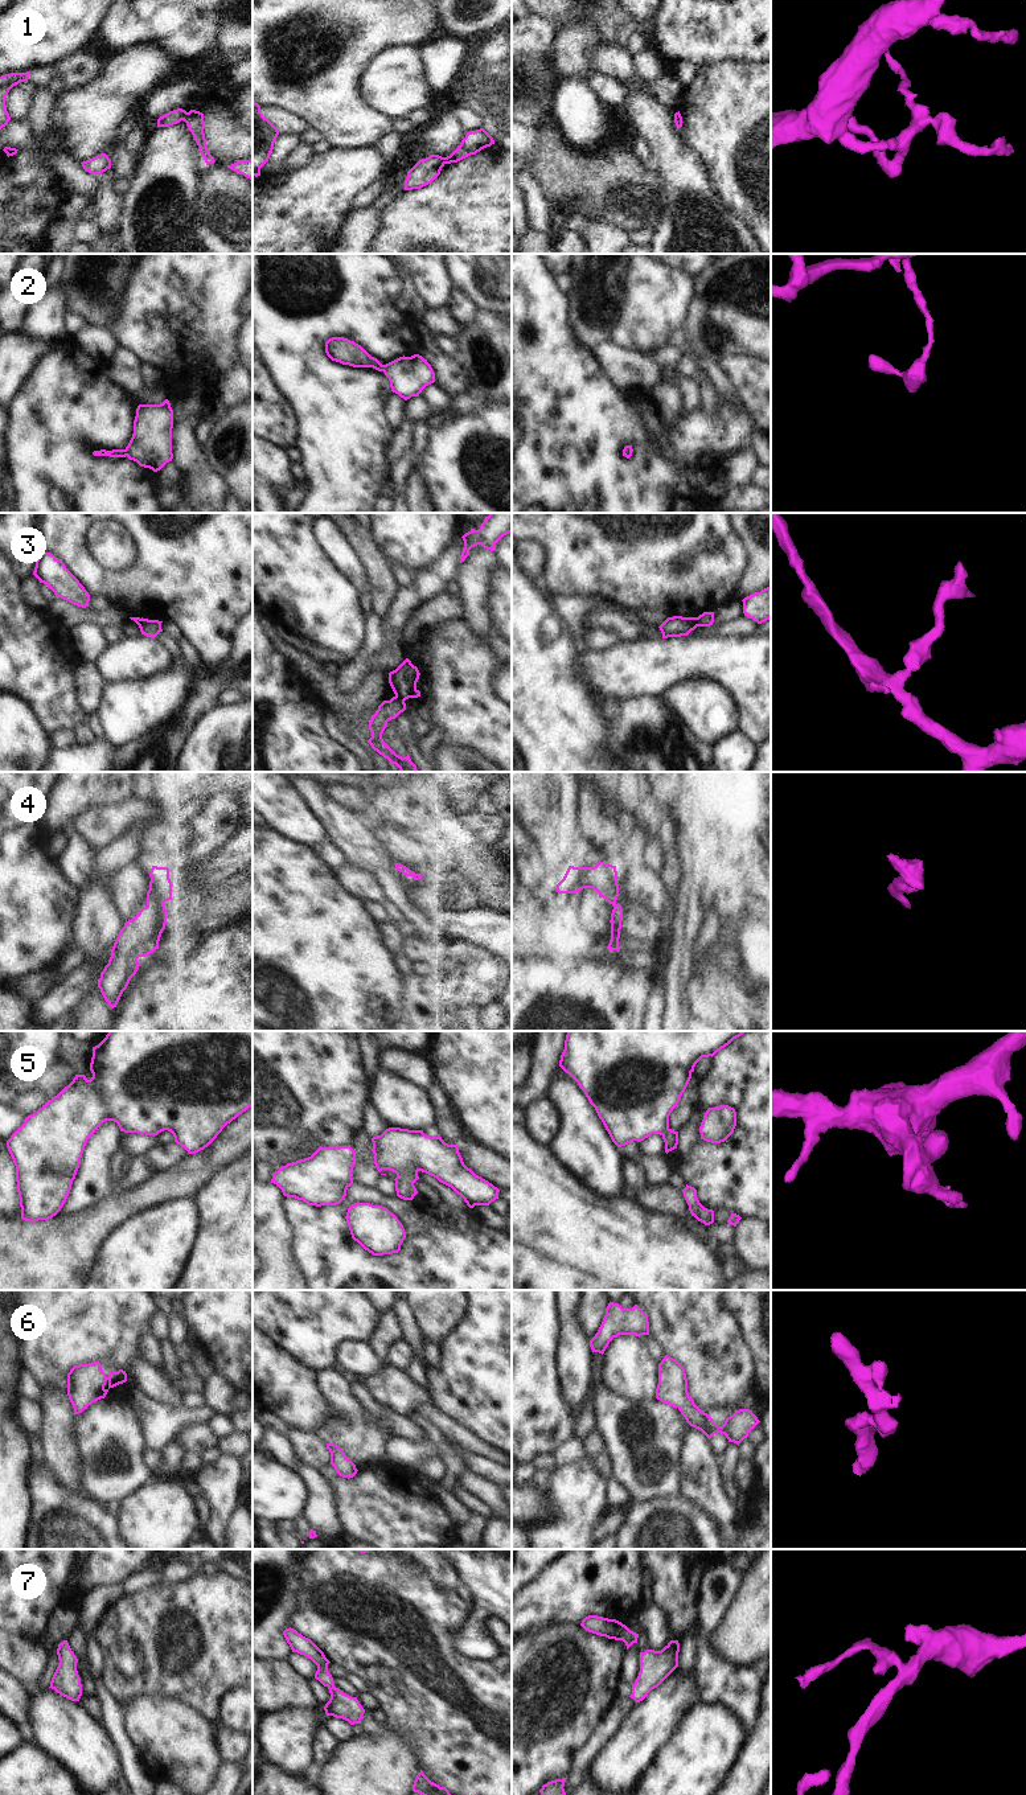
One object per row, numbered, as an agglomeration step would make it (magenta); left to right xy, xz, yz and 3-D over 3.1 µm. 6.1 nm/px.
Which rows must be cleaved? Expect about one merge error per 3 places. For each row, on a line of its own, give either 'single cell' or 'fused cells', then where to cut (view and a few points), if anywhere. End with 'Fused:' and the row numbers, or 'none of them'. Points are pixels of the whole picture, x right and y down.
1: fused cells | xy (187, 113), (183, 119)
2: single cell | no cut
3: fused cells | xz (395, 695), (403, 701)
4: single cell | no cut
5: single cell | no cut
6: single cell | no cut
7: single cell | no cut
Fused: 1, 3

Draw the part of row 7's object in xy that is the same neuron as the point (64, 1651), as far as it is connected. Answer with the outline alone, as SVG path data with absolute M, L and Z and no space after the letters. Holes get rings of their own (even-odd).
M67 1640L58 1644L57 1655L59 1663L49 1688L71 1701L79 1701L82 1696L82 1684L77 1671L78 1659L71 1651Z

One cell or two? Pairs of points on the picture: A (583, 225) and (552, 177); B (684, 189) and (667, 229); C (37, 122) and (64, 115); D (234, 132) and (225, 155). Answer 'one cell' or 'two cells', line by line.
A: two cells
B: one cell
C: two cells
D: one cell

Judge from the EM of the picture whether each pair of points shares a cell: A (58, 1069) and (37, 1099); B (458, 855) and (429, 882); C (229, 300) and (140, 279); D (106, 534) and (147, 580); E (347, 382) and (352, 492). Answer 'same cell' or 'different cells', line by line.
A: different cells
B: different cells
C: same cell
D: different cells
E: same cell

